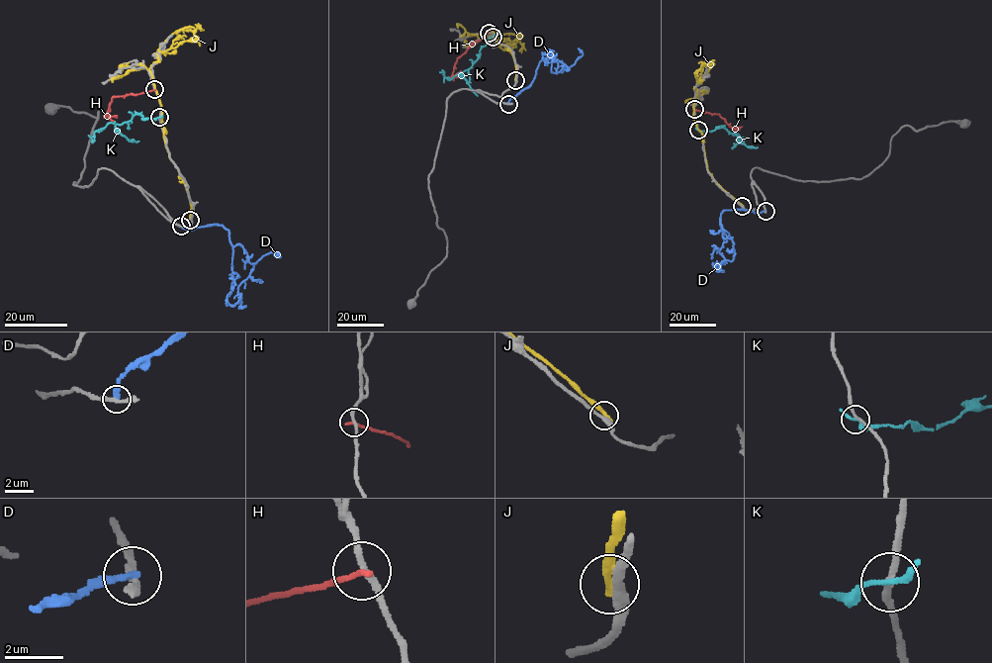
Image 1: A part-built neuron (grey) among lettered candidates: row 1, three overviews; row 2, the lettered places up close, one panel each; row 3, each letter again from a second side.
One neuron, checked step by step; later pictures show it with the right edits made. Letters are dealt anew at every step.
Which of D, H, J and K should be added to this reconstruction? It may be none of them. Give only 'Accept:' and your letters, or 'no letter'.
Accept: no letter

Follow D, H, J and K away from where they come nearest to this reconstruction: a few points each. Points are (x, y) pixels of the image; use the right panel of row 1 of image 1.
D: (766, 211), (724, 210), (720, 214), (723, 236), (733, 242), (734, 253), (732, 260), (721, 263), (721, 270)
H: (694, 109), (719, 114), (732, 127), (738, 129), (733, 129)
J: (742, 206), (708, 171), (701, 133), (693, 116), (698, 82), (695, 73), (714, 60)
K: (698, 130), (710, 132), (724, 127), (740, 137), (733, 146), (733, 142)

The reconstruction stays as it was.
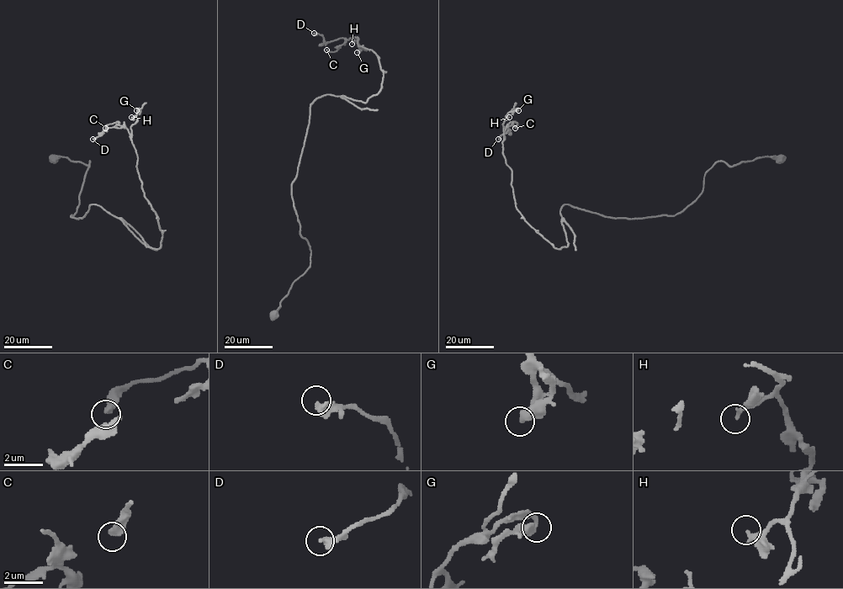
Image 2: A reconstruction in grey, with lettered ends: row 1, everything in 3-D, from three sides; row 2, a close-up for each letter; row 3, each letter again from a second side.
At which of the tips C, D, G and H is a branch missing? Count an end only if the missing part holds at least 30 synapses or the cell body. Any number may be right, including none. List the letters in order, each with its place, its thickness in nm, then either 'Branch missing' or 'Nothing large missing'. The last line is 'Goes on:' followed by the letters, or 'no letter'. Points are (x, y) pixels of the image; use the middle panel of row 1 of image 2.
C: Place: (326, 50). Thickness 400 nm. Nothing large missing
D: Place: (314, 33). Thickness 400 nm. Nothing large missing
G: Place: (357, 52). Thickness 260 nm. Nothing large missing
H: Place: (352, 44). Thickness 220 nm. Nothing large missing
Goes on: no letter

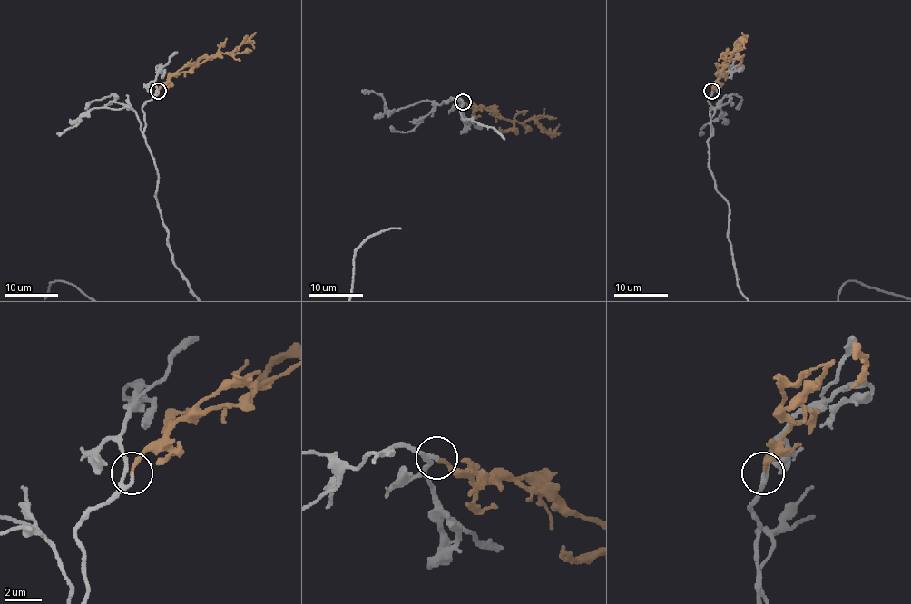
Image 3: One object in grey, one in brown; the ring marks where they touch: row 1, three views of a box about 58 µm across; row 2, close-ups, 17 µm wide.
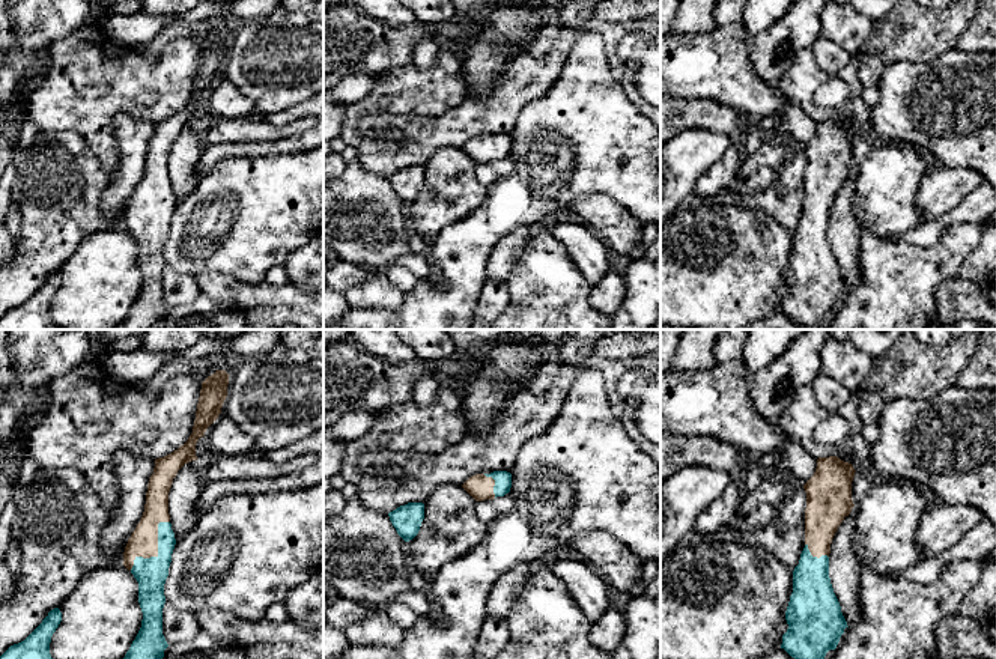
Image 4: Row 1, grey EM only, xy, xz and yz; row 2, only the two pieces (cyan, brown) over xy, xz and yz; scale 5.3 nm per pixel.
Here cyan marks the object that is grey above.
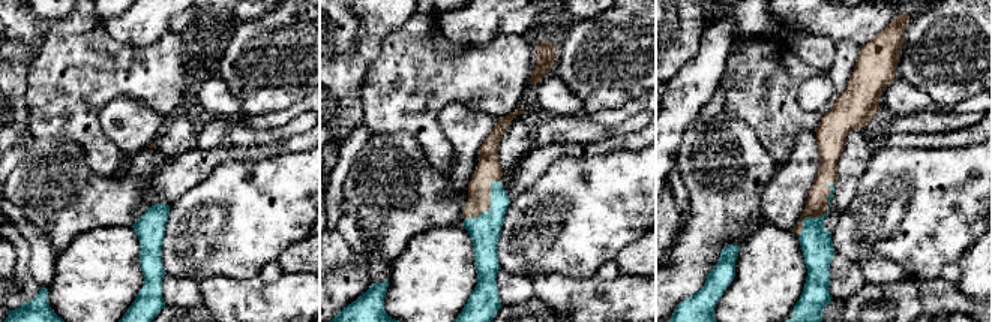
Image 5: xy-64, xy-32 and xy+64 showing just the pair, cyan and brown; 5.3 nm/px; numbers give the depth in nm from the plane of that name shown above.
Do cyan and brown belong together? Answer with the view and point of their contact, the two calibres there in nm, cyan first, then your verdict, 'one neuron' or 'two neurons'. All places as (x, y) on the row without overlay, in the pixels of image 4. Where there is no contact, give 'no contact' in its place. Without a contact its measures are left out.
xy (158, 212) | 170/160 nm | one neuron

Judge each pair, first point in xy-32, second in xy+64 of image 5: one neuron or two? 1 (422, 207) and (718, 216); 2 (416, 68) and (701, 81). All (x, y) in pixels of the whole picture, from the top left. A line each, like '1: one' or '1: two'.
1: one
2: two

